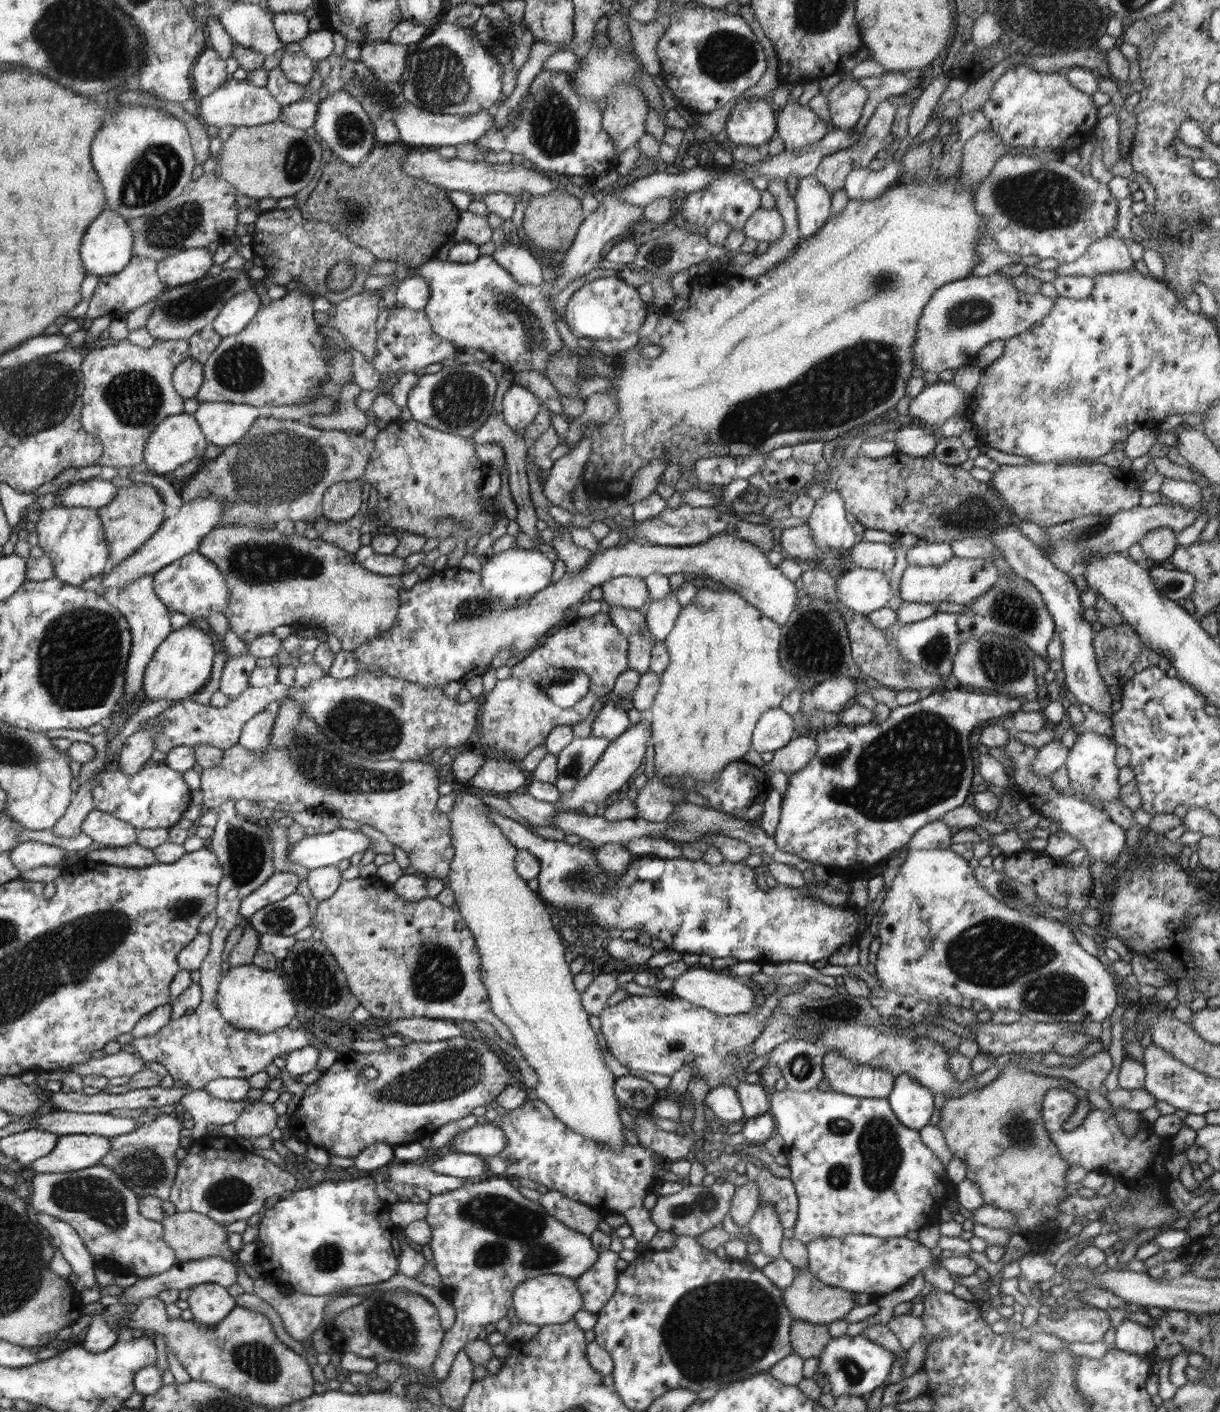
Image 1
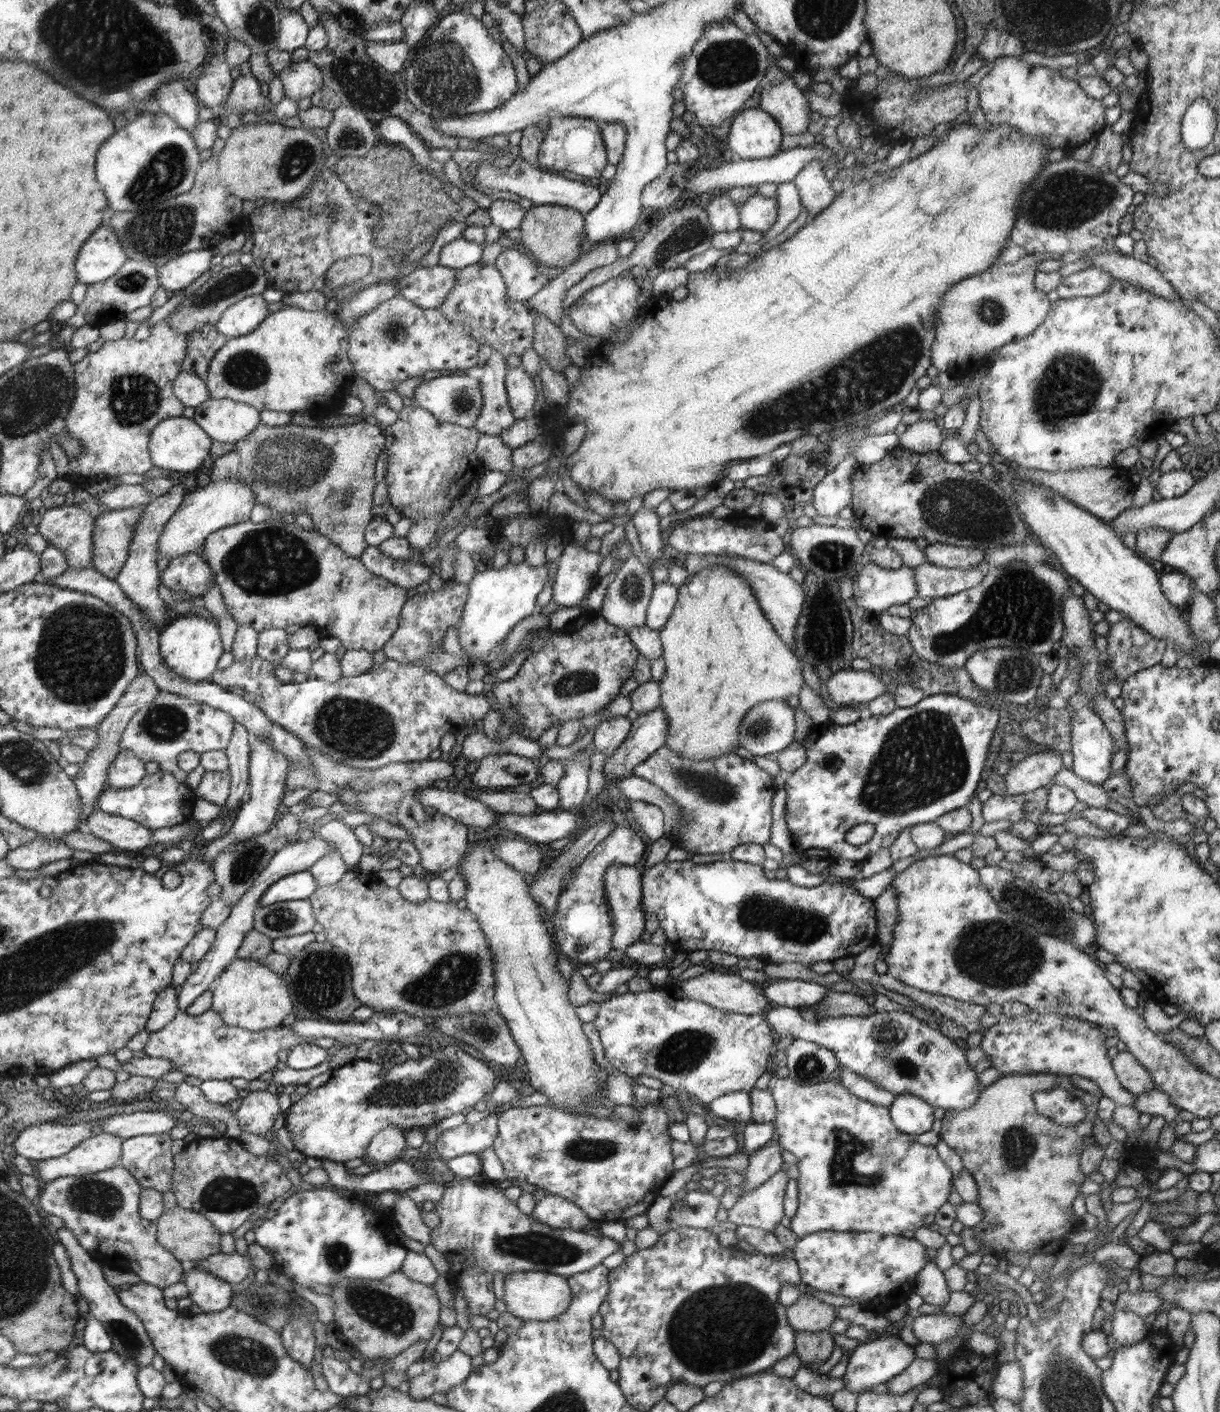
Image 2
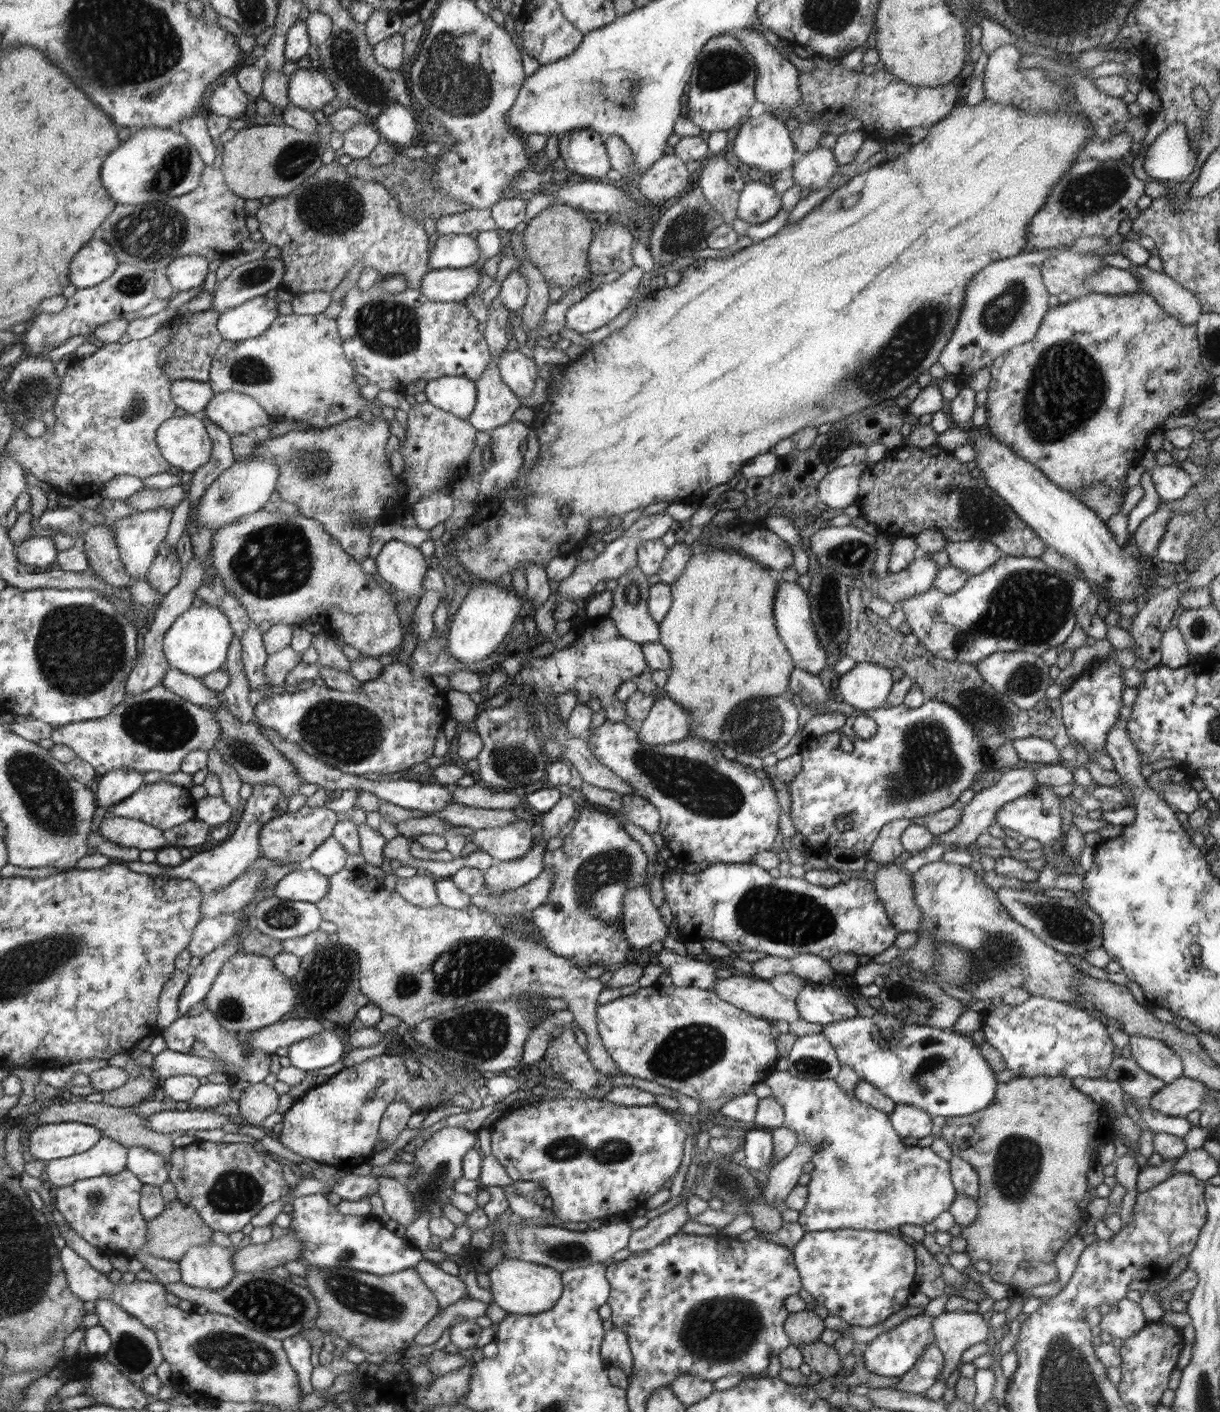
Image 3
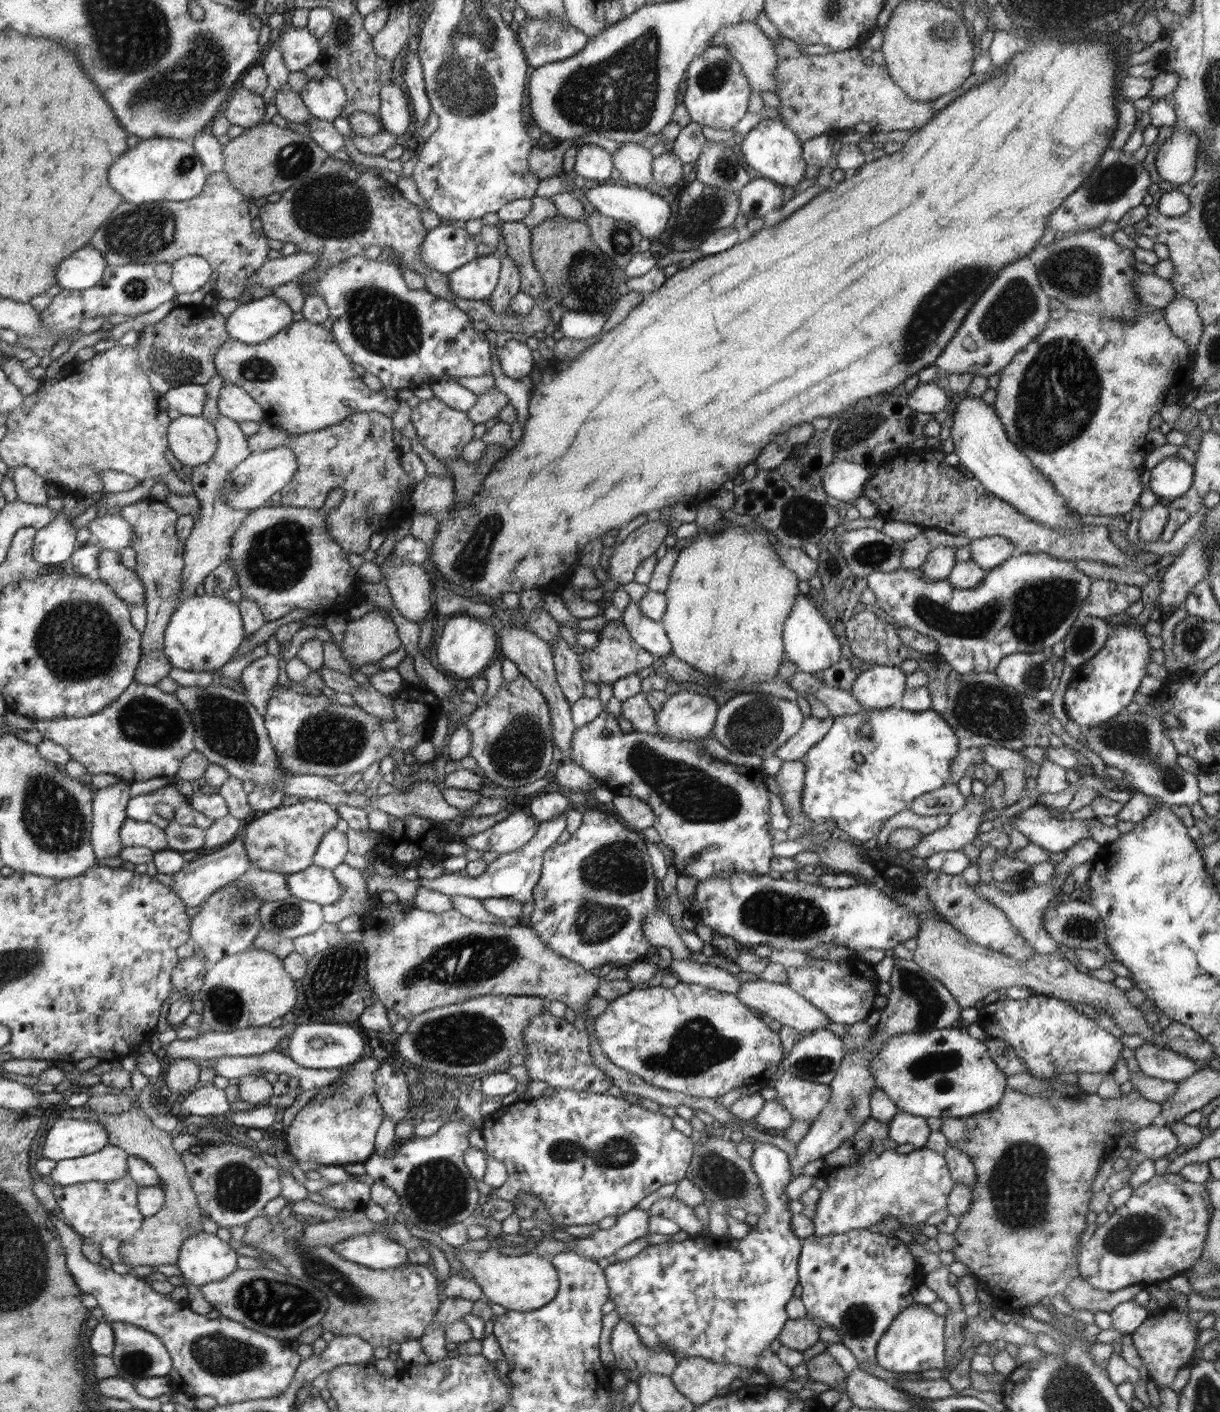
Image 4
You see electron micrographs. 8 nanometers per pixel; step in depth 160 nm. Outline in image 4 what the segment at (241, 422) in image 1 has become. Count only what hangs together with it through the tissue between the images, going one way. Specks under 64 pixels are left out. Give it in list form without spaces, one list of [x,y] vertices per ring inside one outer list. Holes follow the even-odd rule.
[[[226,382],[219,392],[217,400],[219,414],[223,414],[234,422],[257,422],[267,419],[266,411],[253,395],[248,394],[241,386]]]

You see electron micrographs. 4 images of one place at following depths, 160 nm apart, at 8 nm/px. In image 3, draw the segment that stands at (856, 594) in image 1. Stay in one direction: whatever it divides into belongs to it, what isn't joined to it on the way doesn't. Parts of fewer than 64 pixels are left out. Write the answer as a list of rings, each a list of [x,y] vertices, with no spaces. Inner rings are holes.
[[[919,552],[904,570],[888,573],[883,579],[868,575],[864,590],[861,591],[864,604],[868,606],[873,599],[873,591],[877,592],[879,598],[893,605],[894,602],[900,603],[932,589],[939,569],[930,556],[931,553]]]

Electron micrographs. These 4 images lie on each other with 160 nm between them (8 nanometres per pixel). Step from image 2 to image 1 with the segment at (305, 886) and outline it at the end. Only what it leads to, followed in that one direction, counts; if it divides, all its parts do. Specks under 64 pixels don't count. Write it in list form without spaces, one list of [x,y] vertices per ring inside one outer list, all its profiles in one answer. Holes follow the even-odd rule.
[[[276,870],[261,887],[253,890],[239,906],[239,916],[248,920],[258,913],[264,906],[271,905],[286,898],[289,894],[296,893],[296,887],[300,885],[298,875],[289,871]]]

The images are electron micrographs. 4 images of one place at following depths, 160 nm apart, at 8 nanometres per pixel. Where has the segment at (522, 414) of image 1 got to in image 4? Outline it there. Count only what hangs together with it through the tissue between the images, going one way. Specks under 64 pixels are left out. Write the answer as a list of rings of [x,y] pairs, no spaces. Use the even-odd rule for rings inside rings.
[[[507,337],[504,346],[497,349],[497,356],[500,361],[502,372],[508,377],[522,379],[528,376],[534,368],[532,360],[532,350],[528,345],[522,344],[513,338]]]

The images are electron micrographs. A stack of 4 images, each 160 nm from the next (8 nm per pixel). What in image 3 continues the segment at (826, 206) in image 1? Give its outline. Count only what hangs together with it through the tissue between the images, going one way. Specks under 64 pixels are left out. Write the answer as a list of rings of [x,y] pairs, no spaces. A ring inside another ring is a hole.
[[[818,146],[806,152],[802,160],[790,170],[789,175],[793,176],[795,184],[800,188],[821,190],[836,174],[839,165],[832,149]]]

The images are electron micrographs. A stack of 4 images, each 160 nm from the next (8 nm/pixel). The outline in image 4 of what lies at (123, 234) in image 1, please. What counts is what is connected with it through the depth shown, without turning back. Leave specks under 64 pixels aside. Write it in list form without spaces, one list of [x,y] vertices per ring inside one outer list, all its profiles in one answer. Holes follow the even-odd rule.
[[[88,244],[60,262],[58,283],[68,290],[91,289],[103,280],[106,269],[107,260],[103,252]]]

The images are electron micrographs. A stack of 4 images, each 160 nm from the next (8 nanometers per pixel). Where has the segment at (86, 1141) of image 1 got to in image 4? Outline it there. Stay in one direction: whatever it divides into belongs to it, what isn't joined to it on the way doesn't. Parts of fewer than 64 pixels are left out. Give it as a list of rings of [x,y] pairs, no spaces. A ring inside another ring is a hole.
[[[110,1144],[96,1154],[58,1162],[46,1179],[59,1186],[84,1182],[116,1182],[127,1176],[127,1162],[127,1151]]]

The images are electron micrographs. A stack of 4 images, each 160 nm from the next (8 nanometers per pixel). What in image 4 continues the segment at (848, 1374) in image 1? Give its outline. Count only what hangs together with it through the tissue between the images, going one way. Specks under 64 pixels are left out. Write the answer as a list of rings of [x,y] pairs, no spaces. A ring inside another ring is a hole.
[[[913,1303],[904,1309],[883,1334],[876,1350],[878,1364],[890,1372],[920,1372],[945,1366],[945,1316],[930,1310],[928,1305]]]

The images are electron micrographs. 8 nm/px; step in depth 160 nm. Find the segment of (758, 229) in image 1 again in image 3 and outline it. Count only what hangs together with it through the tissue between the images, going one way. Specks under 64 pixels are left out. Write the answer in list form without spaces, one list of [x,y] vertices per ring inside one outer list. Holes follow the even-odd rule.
[[[768,180],[752,181],[740,192],[737,218],[748,224],[761,224],[775,218],[781,208],[780,194]]]

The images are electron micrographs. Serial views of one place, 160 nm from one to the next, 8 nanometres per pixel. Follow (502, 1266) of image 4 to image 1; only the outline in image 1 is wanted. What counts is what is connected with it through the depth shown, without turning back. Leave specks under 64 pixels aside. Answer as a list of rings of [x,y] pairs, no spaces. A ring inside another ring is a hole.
[[[542,1274],[516,1287],[512,1294],[512,1305],[516,1311],[515,1315],[521,1322],[544,1325],[563,1325],[571,1321],[574,1315],[583,1309],[583,1294],[579,1290],[575,1279],[559,1274]]]

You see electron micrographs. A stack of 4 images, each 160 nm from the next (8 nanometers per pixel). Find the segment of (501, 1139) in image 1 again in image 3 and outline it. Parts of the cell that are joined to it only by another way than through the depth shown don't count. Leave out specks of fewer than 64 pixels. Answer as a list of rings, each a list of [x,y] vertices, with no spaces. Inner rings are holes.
[[[498,1107],[495,1109],[495,1111],[488,1115],[487,1119],[483,1122],[483,1125],[481,1128],[479,1128],[477,1131],[469,1131],[468,1129],[463,1129],[462,1127],[450,1127],[450,1126],[447,1126],[447,1127],[443,1127],[442,1129],[440,1129],[439,1131],[433,1133],[430,1138],[426,1139],[426,1142],[424,1143],[424,1146],[422,1146],[422,1148],[418,1148],[415,1152],[415,1160],[414,1162],[411,1164],[414,1165],[414,1167],[417,1168],[417,1171],[416,1171],[416,1174],[414,1175],[411,1175],[409,1177],[406,1177],[405,1179],[402,1179],[402,1182],[404,1183],[404,1186],[407,1187],[407,1190],[411,1192],[411,1196],[412,1196],[412,1199],[415,1200],[415,1207],[416,1207],[416,1210],[420,1213],[420,1214],[430,1214],[430,1220],[434,1220],[434,1218],[442,1218],[444,1217],[443,1213],[442,1213],[442,1207],[446,1204],[451,1204],[450,1202],[450,1197],[451,1195],[453,1195],[455,1193],[454,1191],[454,1184],[456,1183],[456,1180],[458,1179],[458,1175],[461,1175],[462,1173],[462,1164],[463,1164],[463,1159],[464,1159],[464,1156],[467,1154],[468,1151],[470,1150],[473,1150],[476,1147],[477,1145],[477,1133],[478,1131],[480,1131],[480,1129],[484,1128],[488,1128],[490,1127],[490,1124],[492,1124],[493,1122],[496,1122],[500,1117],[501,1115],[507,1111],[508,1108],[506,1107]]]

